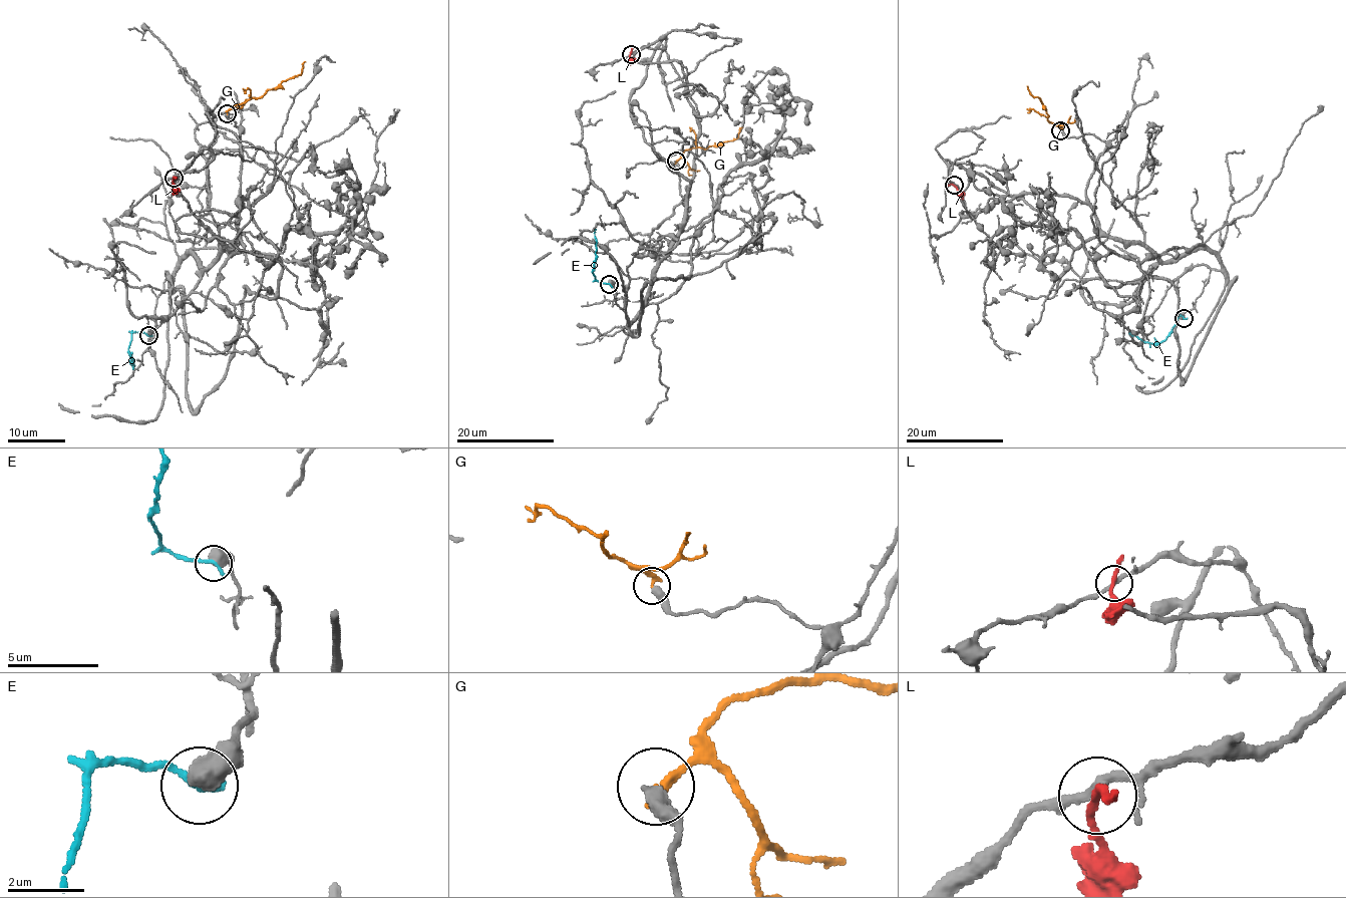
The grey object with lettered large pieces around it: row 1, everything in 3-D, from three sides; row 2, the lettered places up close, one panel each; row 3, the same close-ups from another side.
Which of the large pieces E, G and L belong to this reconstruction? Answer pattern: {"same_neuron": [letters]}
{"same_neuron": []}

